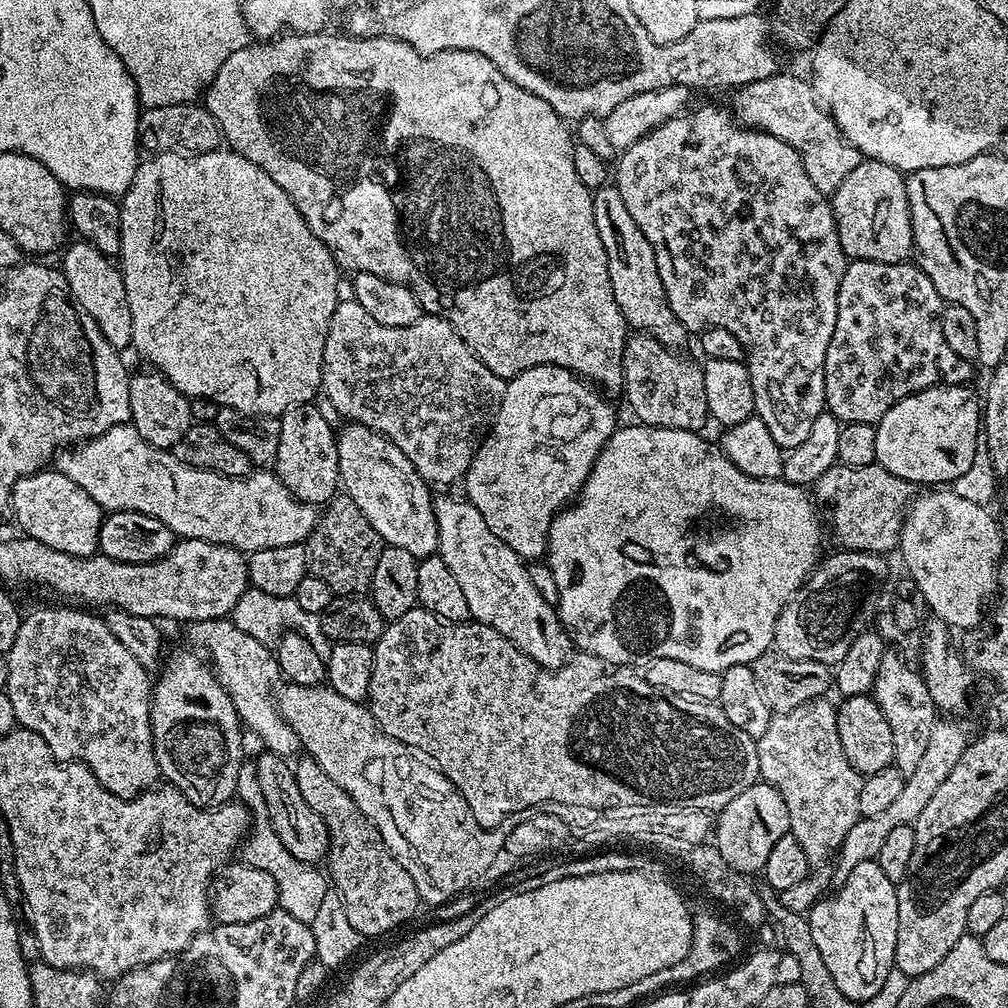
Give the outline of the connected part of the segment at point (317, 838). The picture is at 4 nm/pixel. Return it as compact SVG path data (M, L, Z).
M267 750L261 753L254 761L257 766L259 787L262 789L274 832L294 858L304 863L319 865L328 855L328 827L323 815L319 811L315 812L308 801L311 799L305 792L298 790L298 778L293 765L283 756L276 756Z

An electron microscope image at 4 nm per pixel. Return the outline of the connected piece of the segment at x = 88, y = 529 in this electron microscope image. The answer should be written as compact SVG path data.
M41 470L23 476L12 488L11 515L16 515L20 528L29 540L37 540L71 556L97 555L100 527L106 512L78 482L70 482L59 470Z

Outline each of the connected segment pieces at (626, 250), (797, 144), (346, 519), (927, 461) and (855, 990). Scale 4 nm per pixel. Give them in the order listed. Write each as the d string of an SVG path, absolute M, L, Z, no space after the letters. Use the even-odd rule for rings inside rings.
M614 186L595 189L592 205L594 226L598 226L598 238L602 238L602 246L606 250L612 293L629 329L652 336L667 348L683 349L683 344L688 340L688 332L684 329L687 328L685 321L679 320L674 310L670 310L670 302L662 286L662 274L658 274L654 246L650 246L650 242L646 242L646 234L638 230L638 222L634 222L630 210L626 210L622 194L618 194Z
M780 70L770 78L743 84L735 89L733 96L736 97L730 108L735 119L741 125L769 132L794 146L806 166L806 174L810 174L810 182L814 182L820 192L836 192L838 186L842 186L842 178L860 164L860 151L845 140L827 107L818 99L813 85L807 84L802 77Z
M340 494L328 501L308 536L308 571L322 578L322 582L326 582L334 594L364 594L369 591L374 566L378 566L378 558L385 546L378 530L366 522L366 514L358 510L356 503L347 494Z
M938 384L921 392L902 398L875 425L876 463L890 474L908 481L913 486L948 486L970 469L974 460L976 444L982 440L982 400L962 384Z
M871 860L858 862L858 866L850 870L850 878L846 878L846 882L839 885L835 891L827 898L819 899L807 913L810 934L814 934L814 943L818 945L818 951L822 954L822 962L826 962L838 990L842 990L846 998L863 1002L874 998L874 994L882 990L886 978L894 970L898 930L896 884L890 878L886 878L886 874L882 874L882 866L878 861Z

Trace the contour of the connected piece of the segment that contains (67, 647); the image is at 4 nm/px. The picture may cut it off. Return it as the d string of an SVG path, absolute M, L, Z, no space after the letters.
M80 606L64 607L68 608L40 608L37 612L30 613L29 616L27 613L21 619L18 638L14 638L14 646L6 654L10 666L6 693L11 705L14 706L17 725L34 730L34 734L41 736L46 742L46 746L50 746L56 760L84 764L94 774L94 778L98 778L98 782L102 782L102 786L106 786L106 790L110 790L110 794L123 800L132 800L135 796L141 796L143 792L147 792L161 779L158 758L154 754L154 742L152 741L153 681L150 679L150 673L138 662L138 658L134 658L134 654L130 654L130 650L126 650L126 646L122 646L122 642L118 642L118 638L114 638L107 619L100 617L99 620L98 617L88 613L91 611Z

